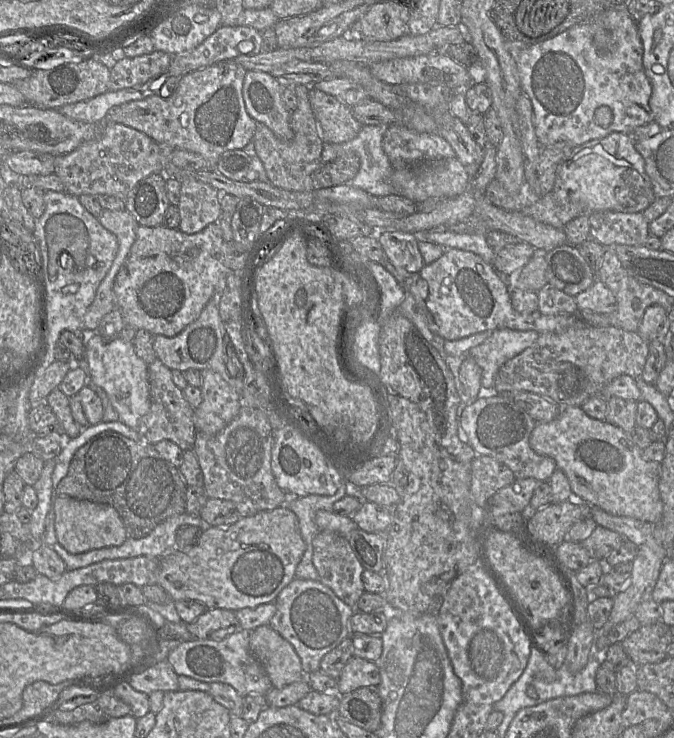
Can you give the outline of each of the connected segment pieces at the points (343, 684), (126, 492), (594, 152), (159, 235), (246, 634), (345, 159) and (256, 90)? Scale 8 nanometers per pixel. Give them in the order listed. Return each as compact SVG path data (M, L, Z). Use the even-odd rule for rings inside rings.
M352 656L337 679L337 689L345 696L361 687L377 687L381 681L375 662Z
M105 431L74 453L67 475L58 484L57 494L113 506L123 522L127 538L141 539L161 522L186 512L187 487L179 469L165 460L154 444Z
M613 132L602 139L595 139L571 148L568 158L558 167L557 189L567 191L571 201L579 203L584 213L598 211L642 213L656 200L651 179L645 171L644 158L635 149L632 138L622 132Z
M219 221L209 224L195 234L187 234L178 228L171 229L164 225L155 227L139 225L136 230L136 240L120 267L113 286L117 309L125 324L138 330L144 329L155 336L174 337L196 321L206 304L218 297L219 279L225 278L231 272L224 263L223 245L223 232ZM193 247L199 248L197 257L188 255L188 250Z
M242 629L221 640L194 638L172 649L167 661L178 675L208 683L229 684L243 697L249 694L266 695L273 686L264 667L249 649L250 632Z
M348 152L335 160L322 163L310 176L313 190L343 185L353 179L360 168L360 159L356 153Z
M247 71L243 83L243 99L248 114L266 125L281 140L291 141L291 112L281 98L281 85L268 72Z

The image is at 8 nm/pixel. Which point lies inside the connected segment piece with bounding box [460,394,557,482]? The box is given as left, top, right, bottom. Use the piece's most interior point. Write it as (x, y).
(497, 426)

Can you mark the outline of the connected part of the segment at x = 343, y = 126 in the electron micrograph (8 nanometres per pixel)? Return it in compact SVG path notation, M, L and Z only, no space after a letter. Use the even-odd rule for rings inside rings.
M314 87L309 90L309 102L324 143L339 144L357 136L362 124L352 114L352 106Z

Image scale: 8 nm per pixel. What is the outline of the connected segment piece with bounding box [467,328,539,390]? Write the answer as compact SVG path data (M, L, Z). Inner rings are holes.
M508 328L495 329L480 345L471 348L467 357L472 357L482 370L481 385L486 390L494 389L499 369L535 343L539 333L534 330L518 331Z

